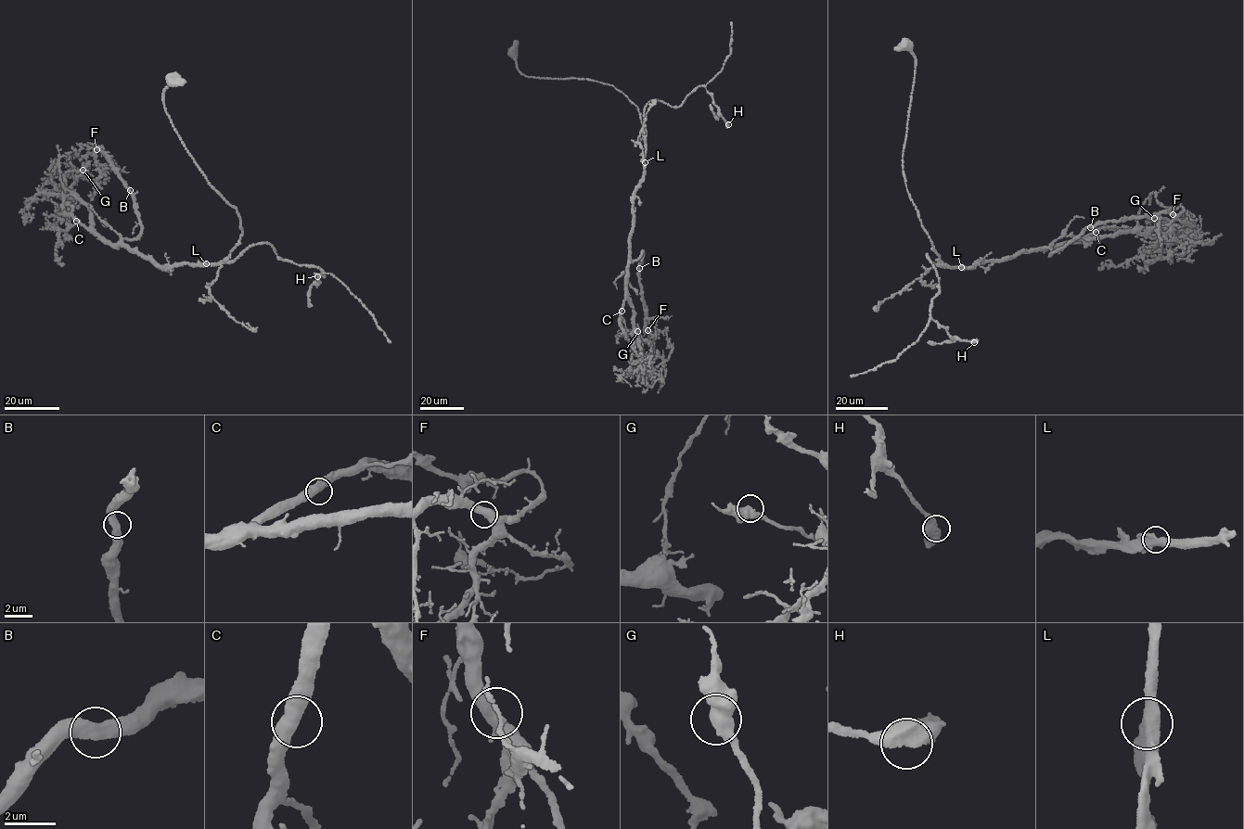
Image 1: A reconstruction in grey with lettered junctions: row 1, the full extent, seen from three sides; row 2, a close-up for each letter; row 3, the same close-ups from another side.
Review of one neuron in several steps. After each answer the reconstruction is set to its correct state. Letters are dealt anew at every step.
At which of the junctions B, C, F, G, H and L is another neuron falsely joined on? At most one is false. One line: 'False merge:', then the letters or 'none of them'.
False merge: none of them

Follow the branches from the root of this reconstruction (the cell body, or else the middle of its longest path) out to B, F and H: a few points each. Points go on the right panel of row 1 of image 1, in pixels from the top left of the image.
B: (904, 45), (915, 68), (903, 170), (939, 261), (965, 268), (1037, 248), (1051, 255), (1090, 227)
F: (904, 45), (915, 68), (903, 170), (939, 261), (965, 268), (1037, 248), (1051, 255), (1088, 227), (1173, 214)
H: (904, 45), (915, 68), (903, 170), (942, 262), (926, 254), (940, 286), (930, 317), (952, 337), (974, 342)

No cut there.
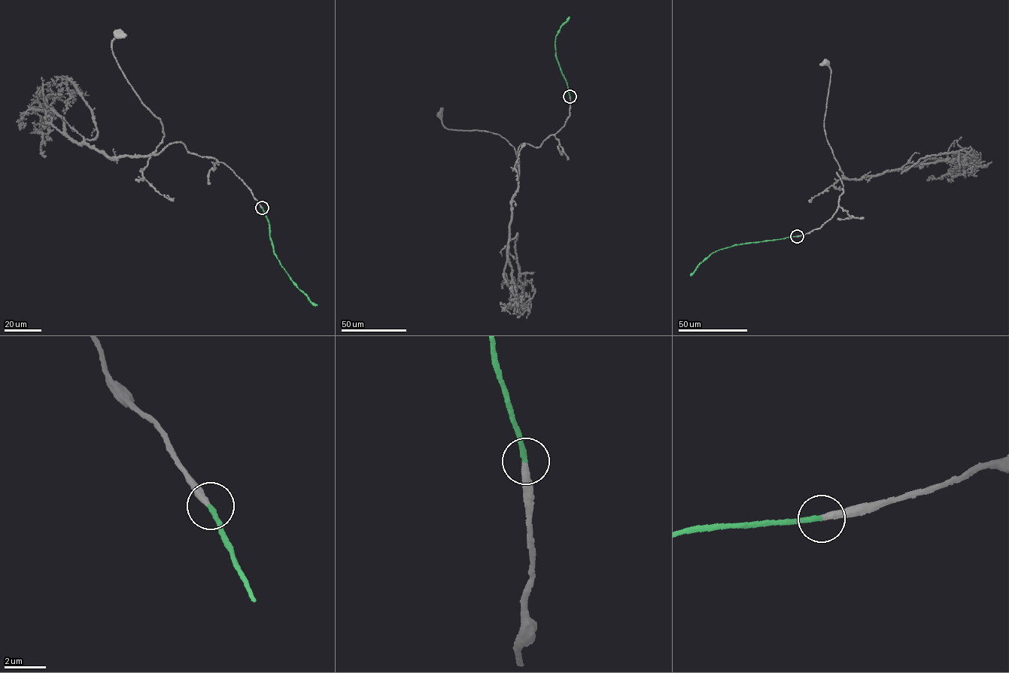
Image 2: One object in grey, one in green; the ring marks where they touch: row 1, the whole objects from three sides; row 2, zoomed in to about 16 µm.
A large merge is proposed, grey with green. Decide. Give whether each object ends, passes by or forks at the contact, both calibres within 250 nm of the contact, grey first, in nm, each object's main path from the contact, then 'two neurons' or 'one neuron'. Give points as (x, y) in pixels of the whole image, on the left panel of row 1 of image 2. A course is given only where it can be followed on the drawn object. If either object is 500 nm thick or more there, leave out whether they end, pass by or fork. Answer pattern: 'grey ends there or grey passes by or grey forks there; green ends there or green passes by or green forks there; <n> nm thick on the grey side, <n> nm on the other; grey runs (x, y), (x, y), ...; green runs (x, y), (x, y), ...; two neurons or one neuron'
grey ends there; green ends there; 280 nm thick on the grey side, 240 nm on the other; grey runs (262, 207), (213, 158), (178, 141), (153, 153), (162, 124), (113, 56), (118, 34); green runs (262, 207), (269, 222), (274, 252), (281, 265), (299, 289), (313, 304), (317, 305); one neuron

